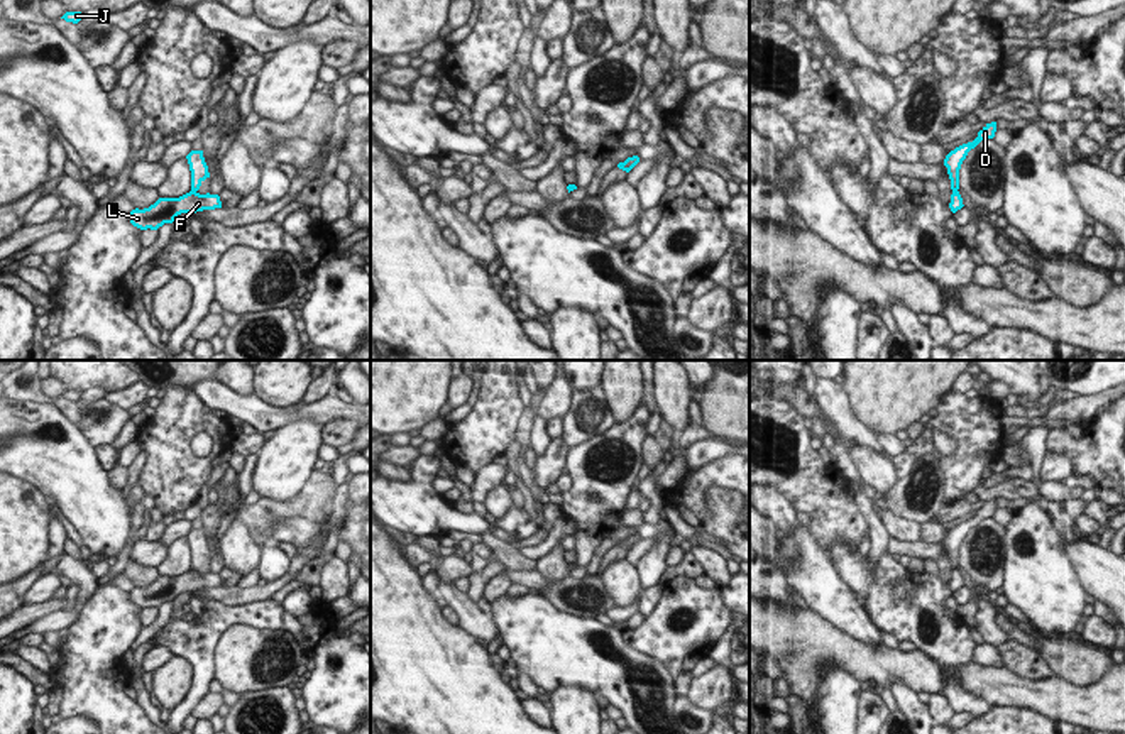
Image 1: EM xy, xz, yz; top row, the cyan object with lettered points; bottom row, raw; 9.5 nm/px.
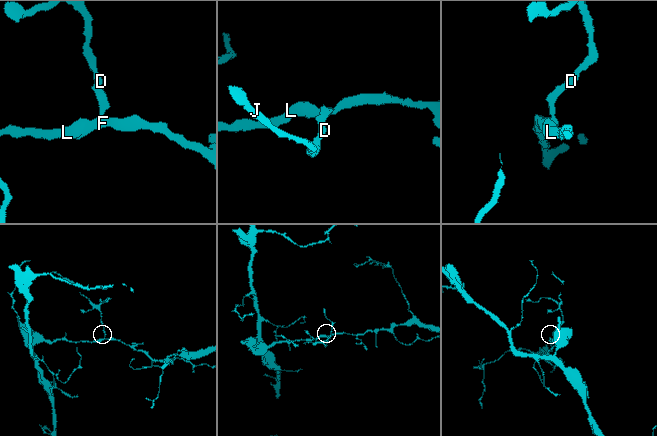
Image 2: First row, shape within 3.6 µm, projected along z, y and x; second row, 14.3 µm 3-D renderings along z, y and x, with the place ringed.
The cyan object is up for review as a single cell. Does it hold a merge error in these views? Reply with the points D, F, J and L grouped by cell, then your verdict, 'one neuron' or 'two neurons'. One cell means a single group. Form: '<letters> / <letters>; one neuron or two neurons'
D J / F L; two neurons

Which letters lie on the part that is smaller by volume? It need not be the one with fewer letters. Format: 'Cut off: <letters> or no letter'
Cut off: D, J

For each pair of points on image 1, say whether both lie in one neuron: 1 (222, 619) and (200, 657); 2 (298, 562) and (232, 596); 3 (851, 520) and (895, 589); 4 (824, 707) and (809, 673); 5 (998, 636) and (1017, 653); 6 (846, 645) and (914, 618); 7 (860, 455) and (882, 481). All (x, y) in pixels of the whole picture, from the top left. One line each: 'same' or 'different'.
1: same
2: same
3: different
4: different
5: different
6: different
7: same

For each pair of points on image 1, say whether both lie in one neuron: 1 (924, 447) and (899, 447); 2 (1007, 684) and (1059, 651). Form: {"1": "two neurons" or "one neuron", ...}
{"1": "two neurons", "2": "two neurons"}

